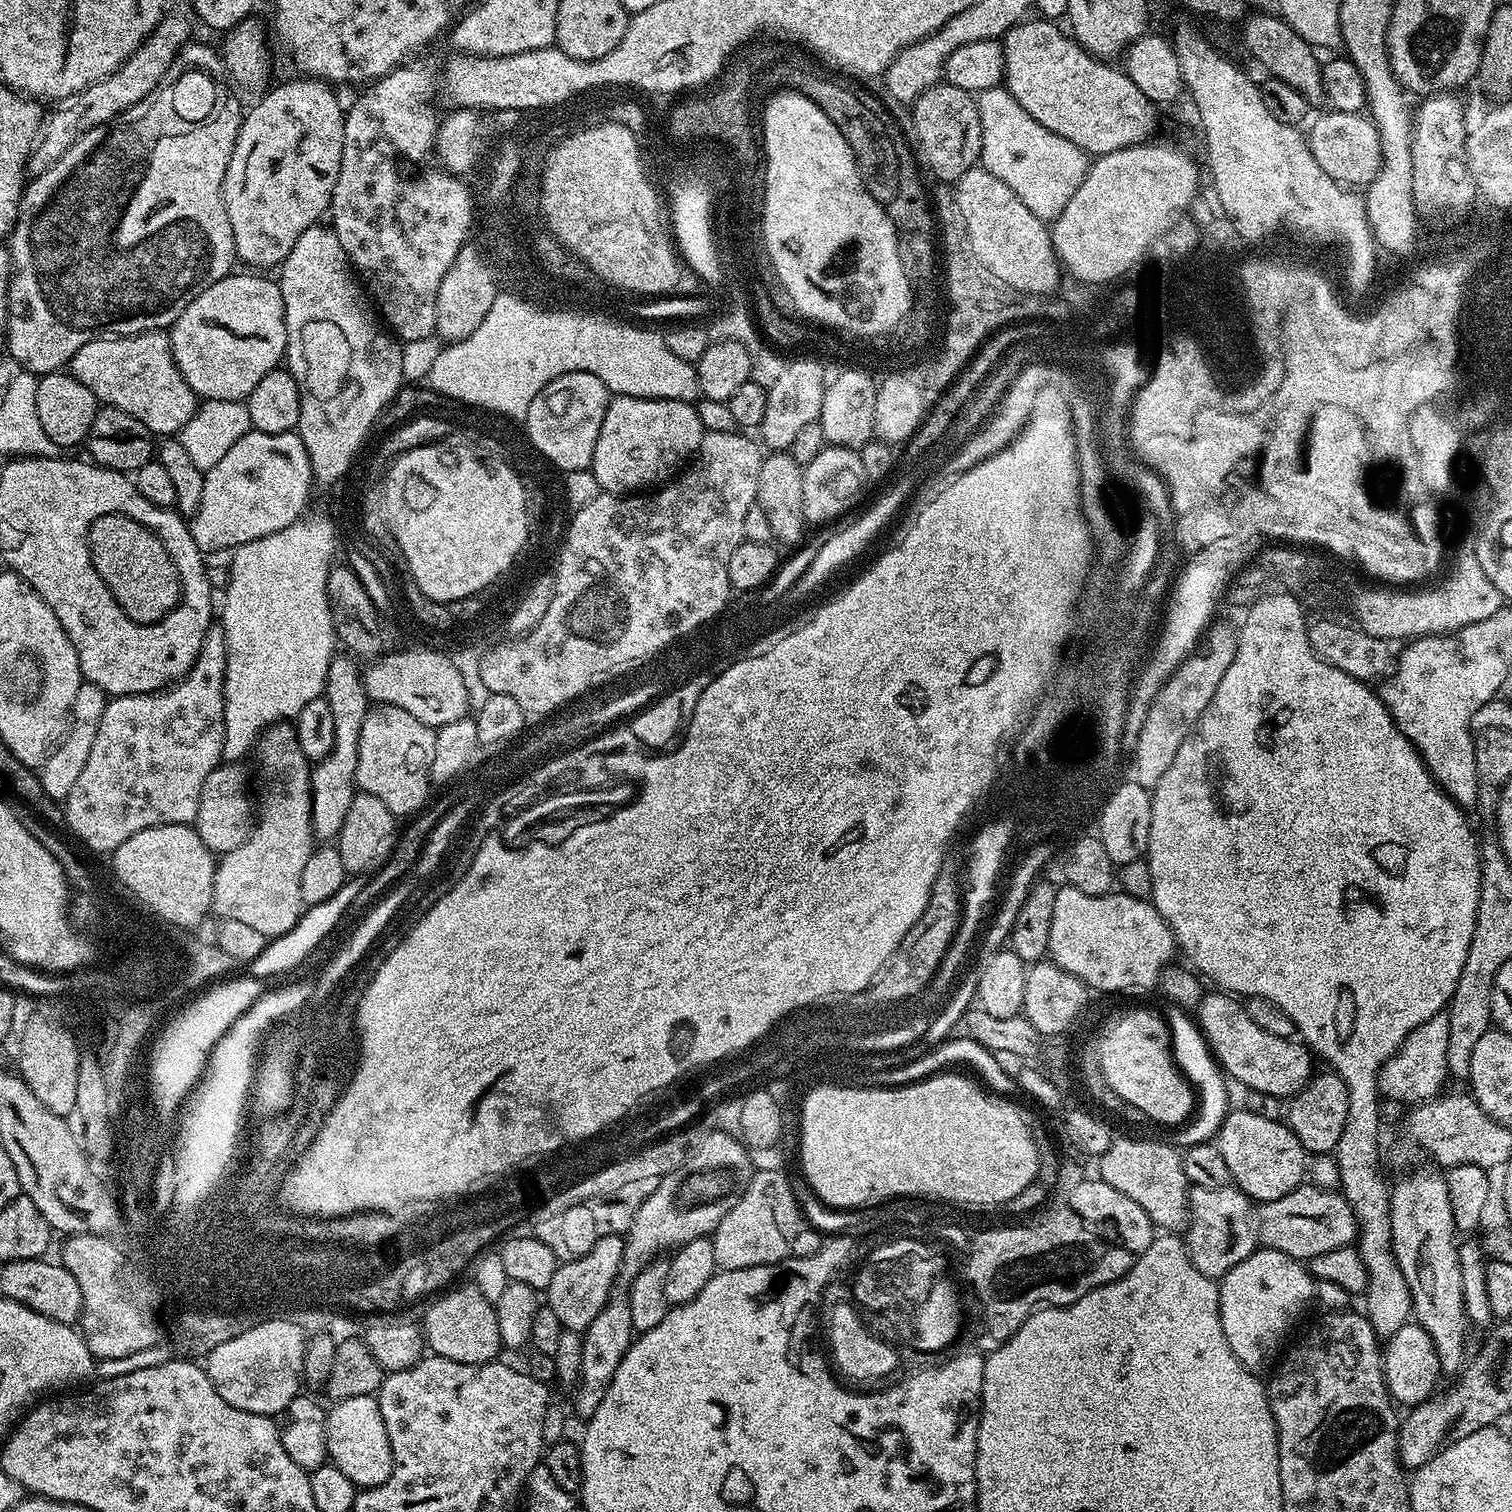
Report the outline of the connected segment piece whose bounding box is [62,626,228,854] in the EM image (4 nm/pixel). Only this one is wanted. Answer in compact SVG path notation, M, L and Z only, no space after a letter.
M213 626L208 629L206 638L202 642L202 650L198 654L198 658L194 662L194 666L188 671L188 675L183 677L179 682L173 683L171 686L159 692L135 692L133 696L114 696L109 699L106 710L102 714L102 722L98 722L98 734L94 734L94 746L90 746L90 755L86 758L86 766L82 766L82 774L78 774L78 782L74 782L74 790L70 790L67 800L63 801L64 818L67 827L72 827L72 832L85 844L88 848L93 848L96 852L105 852L111 854L115 852L118 846L122 846L122 842L126 842L126 838L134 838L134 834L138 834L138 830L146 830L154 826L162 826L163 824L187 824L191 825L198 814L198 798L202 798L202 782L206 782L206 774L210 774L222 762L224 754L224 679L226 678L226 634L223 627Z

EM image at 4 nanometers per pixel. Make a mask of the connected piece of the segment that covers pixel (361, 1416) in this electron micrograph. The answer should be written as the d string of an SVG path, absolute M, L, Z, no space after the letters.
M375 1395L346 1398L335 1401L331 1407L326 1412L328 1460L335 1468L342 1470L342 1474L346 1474L357 1489L382 1486L382 1482L390 1478L392 1451L390 1438L386 1434L386 1422L382 1422L379 1399Z

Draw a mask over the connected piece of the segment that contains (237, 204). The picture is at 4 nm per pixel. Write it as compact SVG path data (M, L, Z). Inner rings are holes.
M296 78L300 80L292 80L289 84L280 84L277 88L269 87L264 97L253 106L252 109L243 113L240 122L240 133L236 139L234 150L230 154L230 166L226 166L226 174L224 175L224 205L226 206L226 214L230 218L230 230L234 234L234 246L236 247L237 261L242 265L249 264L252 270L268 270L264 268L279 269L284 259L290 254L290 250L294 250L294 242L298 242L298 238L307 228L312 227L321 219L320 215L329 211L332 195L334 194L334 186L338 182L338 170L342 162L342 142L344 141L344 117L345 109L340 108L340 100L335 96L333 85L323 80L315 78Z

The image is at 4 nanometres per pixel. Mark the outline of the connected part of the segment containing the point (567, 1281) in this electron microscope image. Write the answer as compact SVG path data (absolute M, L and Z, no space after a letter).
M623 1235L607 1236L594 1242L591 1250L582 1258L565 1260L557 1267L554 1282L550 1282L546 1290L546 1304L554 1310L554 1314L558 1314L558 1322L562 1322L565 1329L583 1334L590 1322L594 1322L594 1318L598 1318L598 1314L602 1314L607 1307L614 1295L612 1287L618 1284L624 1242Z

